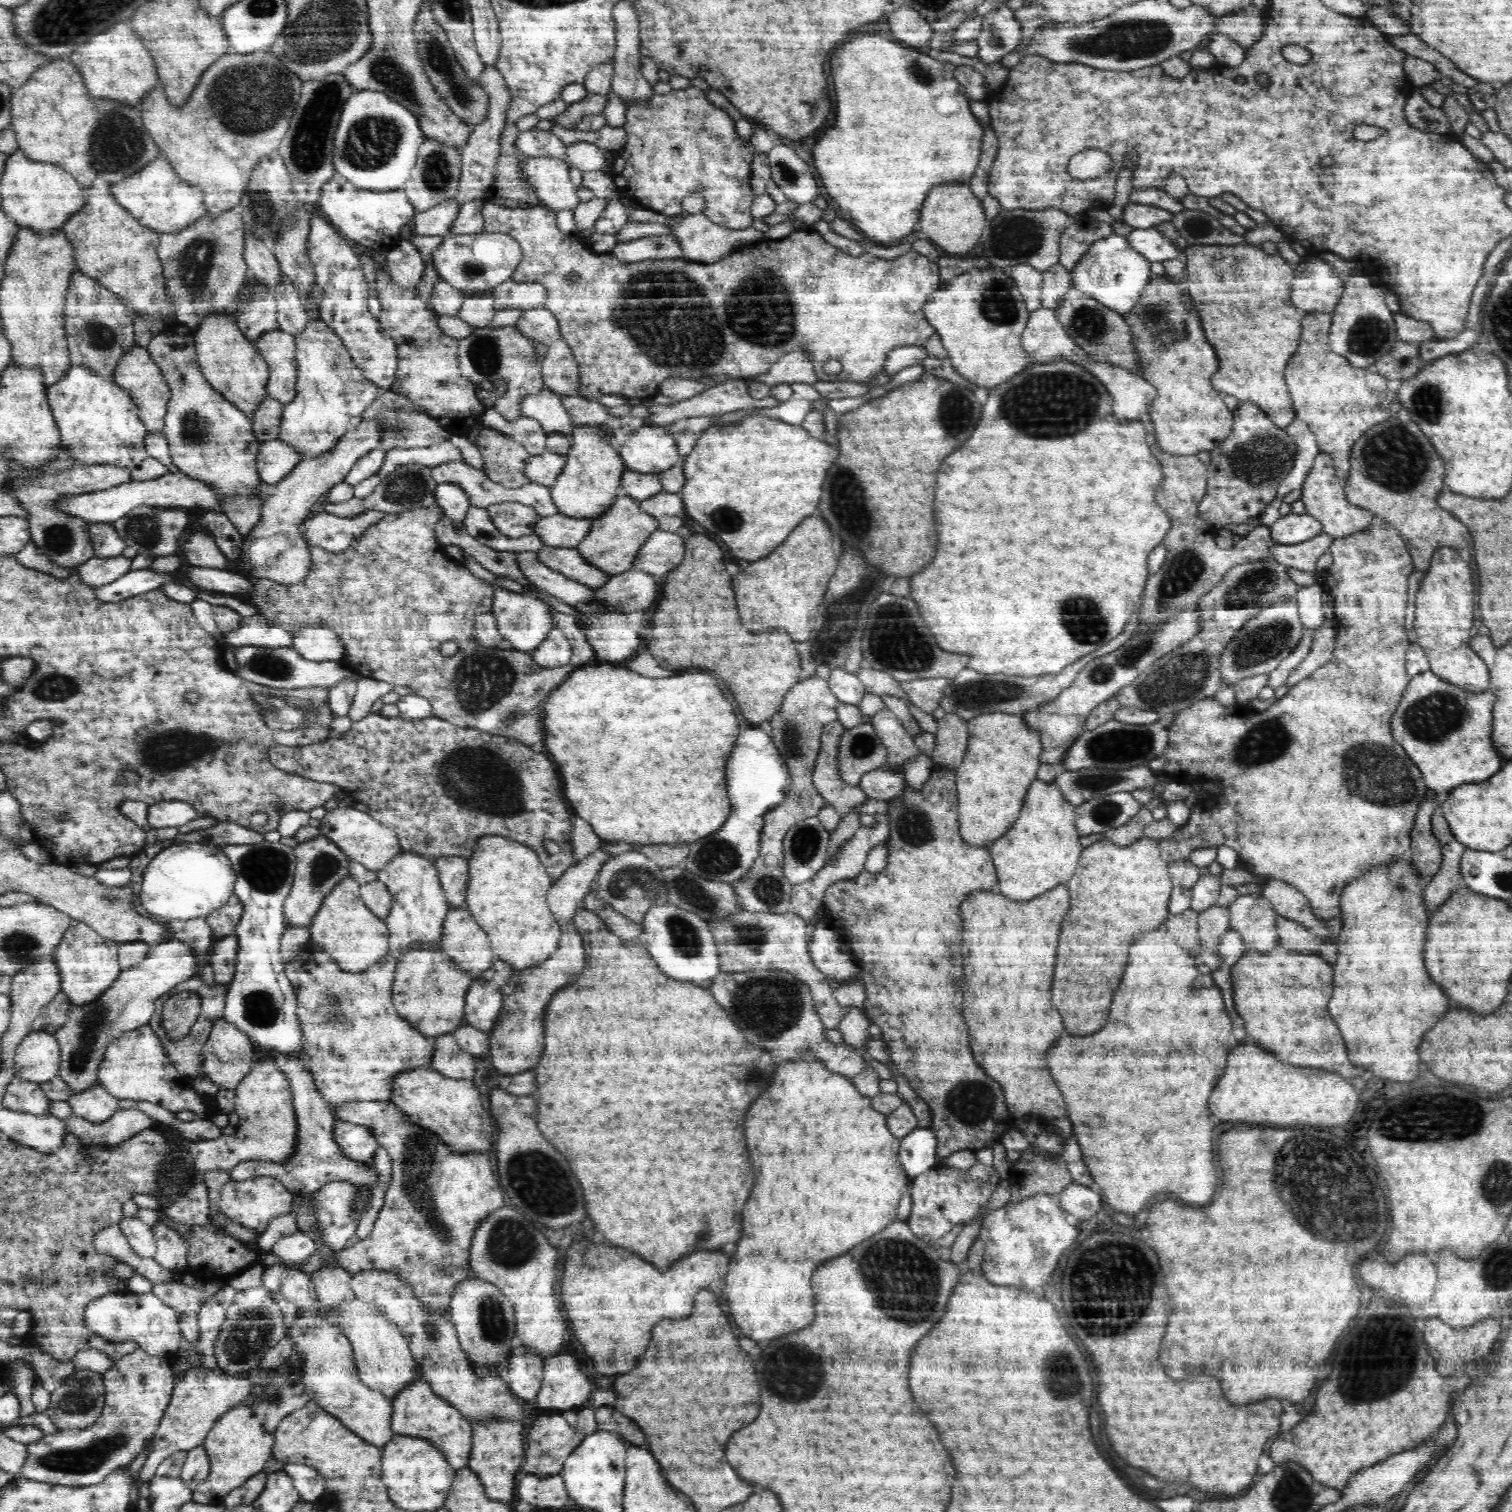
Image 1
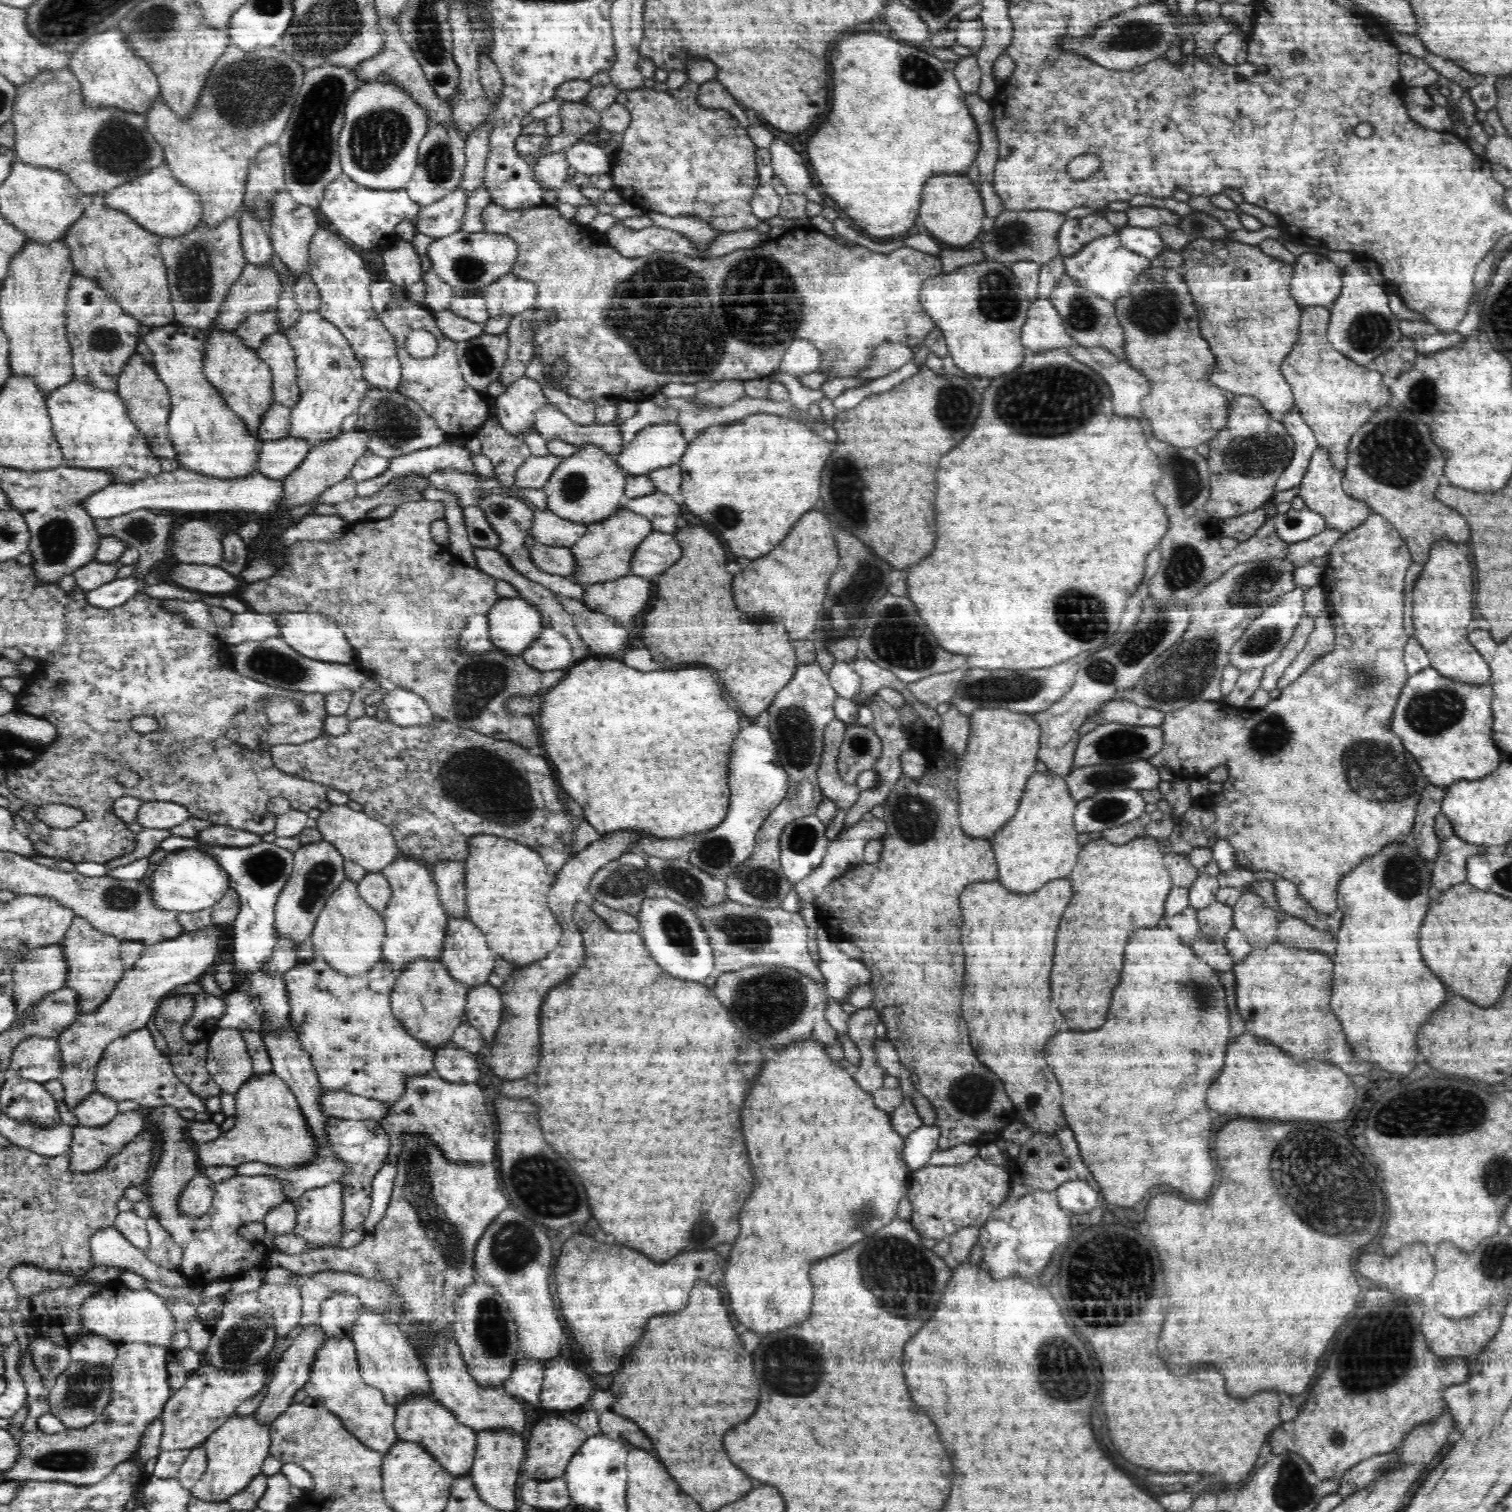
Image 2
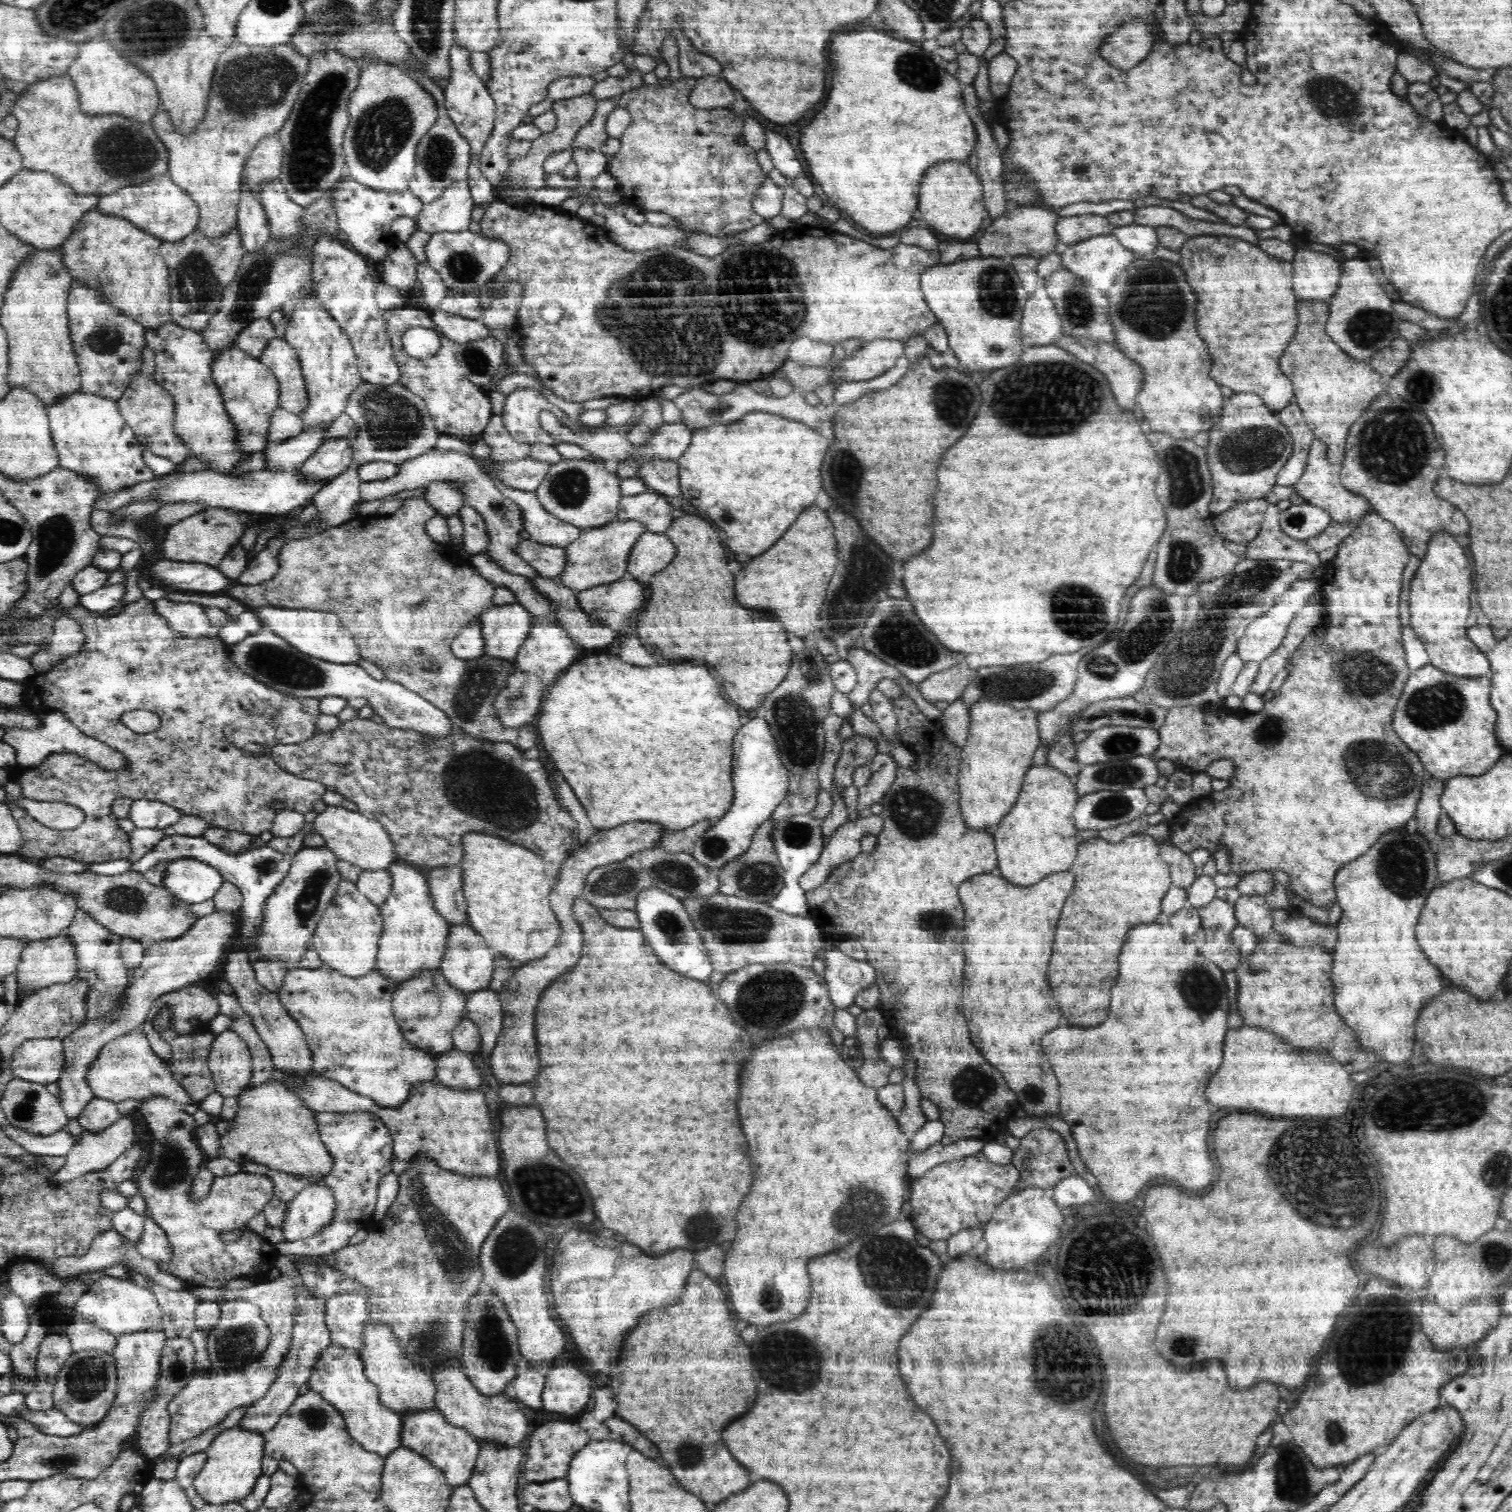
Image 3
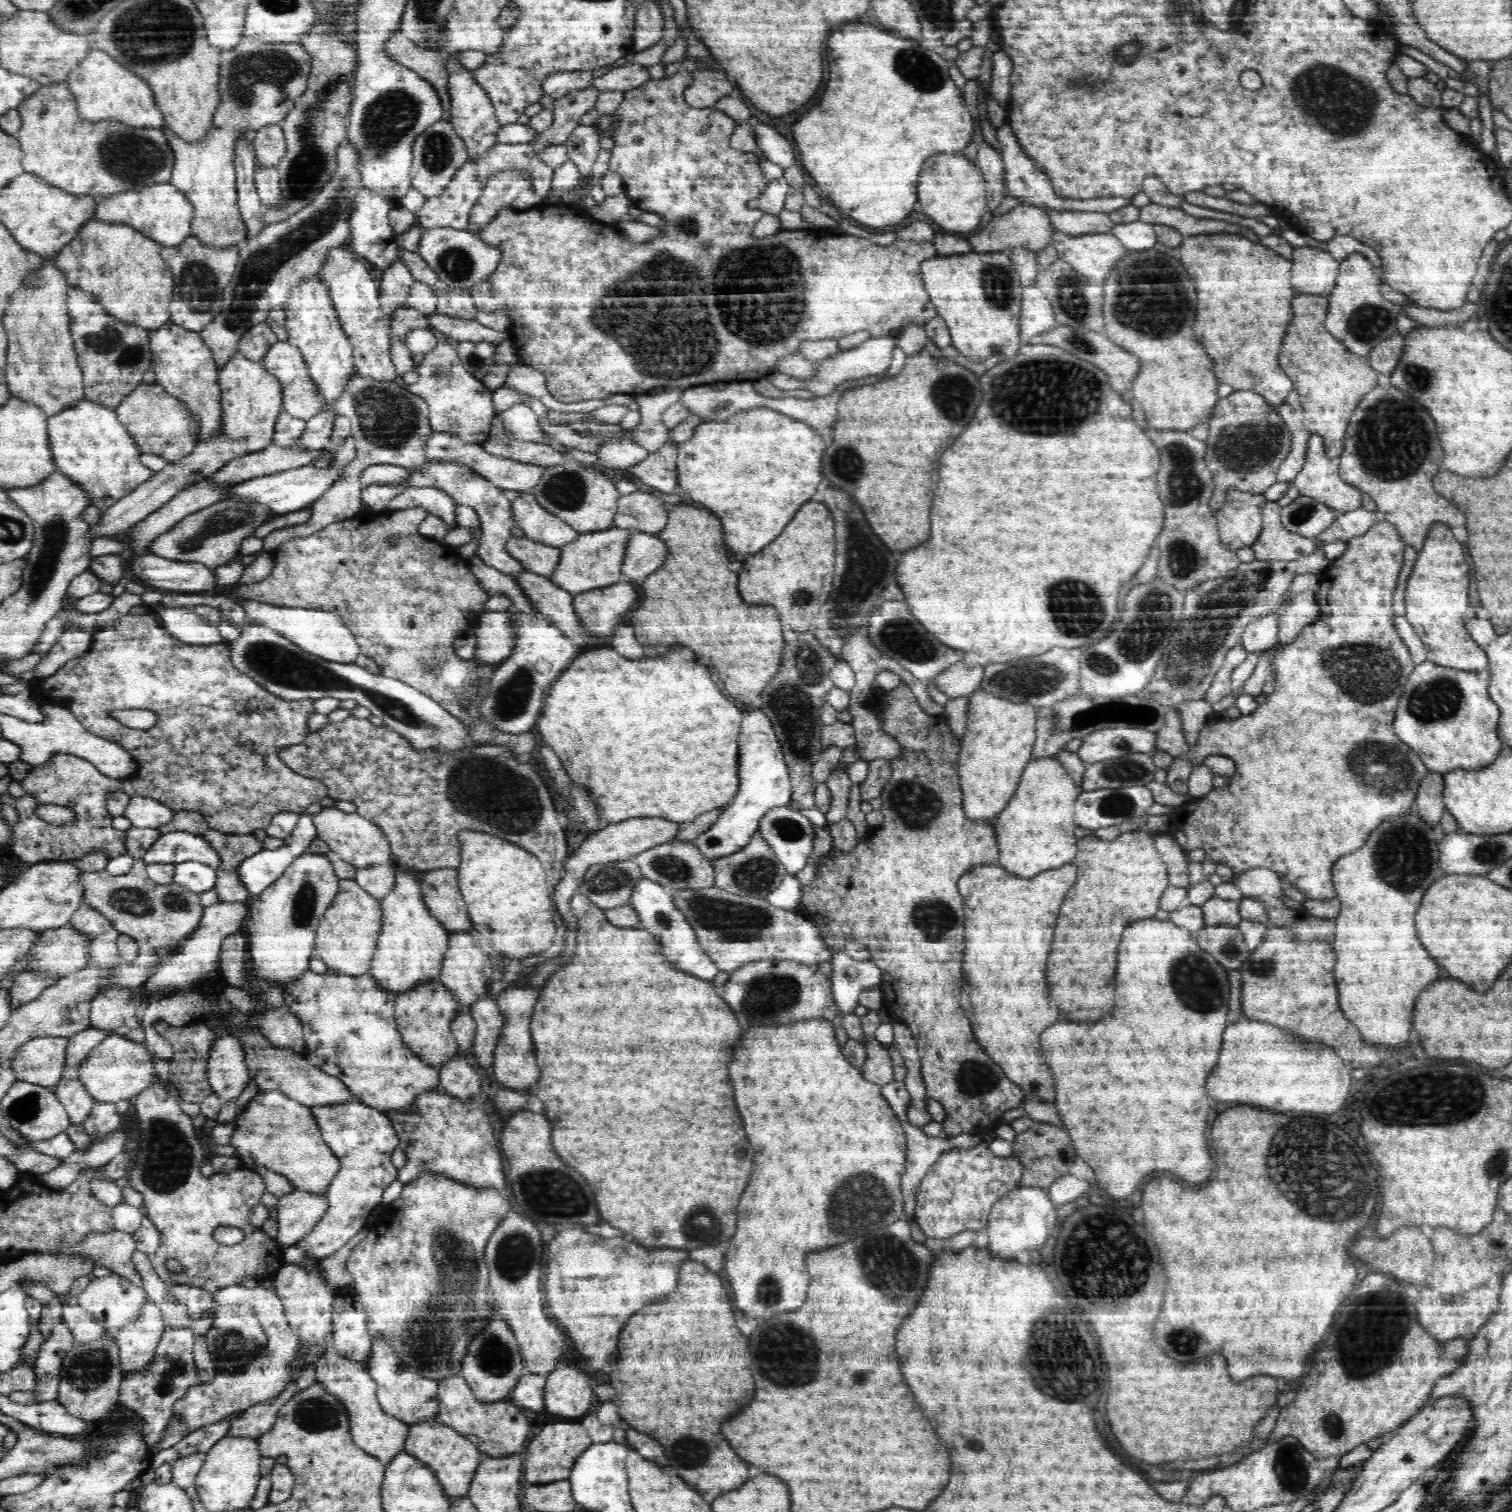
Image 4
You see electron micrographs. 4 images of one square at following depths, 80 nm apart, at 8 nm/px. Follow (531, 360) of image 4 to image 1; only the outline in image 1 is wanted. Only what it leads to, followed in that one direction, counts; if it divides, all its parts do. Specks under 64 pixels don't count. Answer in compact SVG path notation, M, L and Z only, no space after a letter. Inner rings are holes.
M691 86L685 90L672 90L670 94L654 94L646 101L628 107L624 126L627 144L612 152L609 174L621 195L637 202L642 208L665 216L684 213L681 200L690 192L698 192L706 199L705 216L714 224L732 230L749 228L755 221L751 213L752 193L750 180L754 146L742 140L736 132L730 115L707 100L707 94ZM487 200L483 204L482 217L484 218L484 233L502 233L515 238L521 246L522 260L516 267L512 280L516 282L538 282L546 287L546 307L560 325L560 333L568 343L572 354L580 369L580 391L582 397L594 400L602 395L614 393L624 395L626 398L638 398L644 401L659 397L659 384L668 377L688 378L700 380L700 378L714 378L726 376L731 379L743 379L768 372L768 369L778 362L788 352L802 346L807 352L807 357L812 361L818 381L848 380L858 384L870 384L876 376L882 374L882 366L886 363L888 352L894 346L916 345L924 347L926 340L935 333L935 328L929 323L924 312L926 296L940 285L940 268L938 263L932 262L927 256L920 256L918 252L908 252L906 256L884 260L870 253L864 252L862 256L850 256L842 252L836 246L832 246L824 239L823 230L816 227L790 228L790 236L782 239L765 239L753 244L738 247L720 258L714 264L702 264L691 262L684 258L656 258L656 260L640 260L640 262L620 262L612 252L596 253L589 248L588 239L566 238L556 226L557 211L544 206L534 206L527 209L510 208L500 206ZM830 360L836 360L842 365L842 371L836 374L828 374L822 370L824 364Z

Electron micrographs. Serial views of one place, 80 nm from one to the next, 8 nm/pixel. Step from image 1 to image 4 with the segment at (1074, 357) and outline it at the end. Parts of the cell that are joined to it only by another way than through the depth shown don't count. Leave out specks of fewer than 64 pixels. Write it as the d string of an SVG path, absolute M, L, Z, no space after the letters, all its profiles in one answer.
M1036 284L1024 285L1020 310L1019 334L1022 340L1034 341L1040 333L1054 328L1057 320L1050 301Z

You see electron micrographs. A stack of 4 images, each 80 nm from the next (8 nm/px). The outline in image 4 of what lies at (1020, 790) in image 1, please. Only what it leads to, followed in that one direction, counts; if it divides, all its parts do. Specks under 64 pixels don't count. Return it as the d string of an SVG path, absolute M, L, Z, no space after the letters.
M977 689L966 708L966 734L961 740L958 761L959 785L965 815L994 822L1018 788L1023 769L1033 757L1037 707L1029 702L1012 702L986 689Z

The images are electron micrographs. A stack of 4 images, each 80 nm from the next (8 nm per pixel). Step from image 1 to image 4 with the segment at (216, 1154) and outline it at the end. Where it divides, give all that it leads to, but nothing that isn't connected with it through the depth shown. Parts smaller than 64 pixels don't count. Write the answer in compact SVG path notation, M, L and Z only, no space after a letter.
M278 1091L261 1092L235 1118L235 1130L229 1146L247 1168L264 1167L294 1184L297 1190L312 1192L326 1199L330 1184L340 1170L339 1158L327 1147L310 1107L287 1098Z

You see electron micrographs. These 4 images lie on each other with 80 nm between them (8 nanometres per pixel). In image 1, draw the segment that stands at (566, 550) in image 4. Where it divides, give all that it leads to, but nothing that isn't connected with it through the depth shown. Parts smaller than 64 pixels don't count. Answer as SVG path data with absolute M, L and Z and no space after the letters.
M618 494L613 506L604 515L592 519L590 532L575 548L588 564L598 568L600 572L606 572L607 576L614 577L633 568L639 549L658 529L658 521L652 515L646 514L646 511L642 511L638 507L638 501L628 495Z

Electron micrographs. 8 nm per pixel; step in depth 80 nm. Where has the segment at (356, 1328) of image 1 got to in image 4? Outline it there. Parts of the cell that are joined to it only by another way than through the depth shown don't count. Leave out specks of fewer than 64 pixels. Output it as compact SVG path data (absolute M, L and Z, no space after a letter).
M372 1337L370 1356L366 1365L370 1376L378 1384L377 1399L386 1414L410 1425L436 1420L439 1411L438 1381L419 1375L406 1367L383 1338Z

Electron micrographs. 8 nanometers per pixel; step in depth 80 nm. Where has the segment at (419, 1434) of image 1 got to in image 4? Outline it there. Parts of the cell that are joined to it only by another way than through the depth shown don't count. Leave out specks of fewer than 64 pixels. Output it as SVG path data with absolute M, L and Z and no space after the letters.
M426 1420L410 1425L404 1451L408 1455L414 1456L421 1464L430 1467L435 1480L450 1504L460 1502L468 1495L473 1476L483 1459L482 1453L478 1447L474 1446L474 1443L464 1439L454 1429L444 1423L437 1422L437 1420Z

